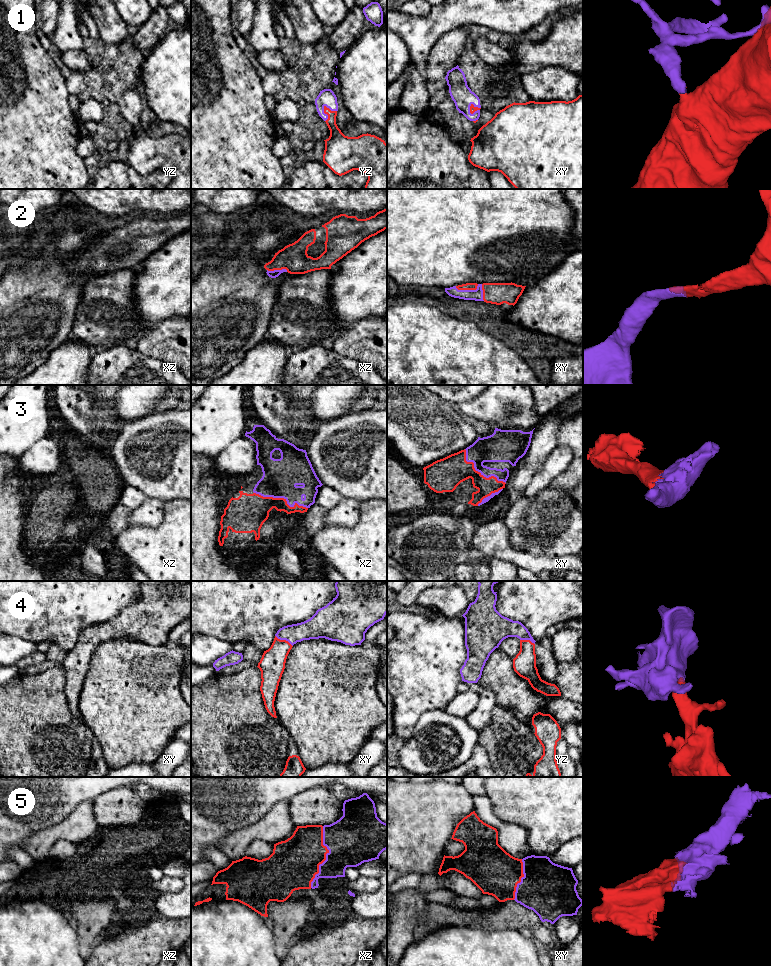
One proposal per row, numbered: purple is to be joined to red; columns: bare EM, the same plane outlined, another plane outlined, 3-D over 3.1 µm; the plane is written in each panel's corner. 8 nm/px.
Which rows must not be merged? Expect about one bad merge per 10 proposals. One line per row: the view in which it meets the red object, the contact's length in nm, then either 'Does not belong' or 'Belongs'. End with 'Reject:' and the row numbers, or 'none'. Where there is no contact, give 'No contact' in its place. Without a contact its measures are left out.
1: Touches red in yz. Shared border 140 nm. Belongs
2: Touches red in xy. Shared border 190 nm. Belongs
3: Touches red in xz. Shared border 460 nm. Belongs
4: Touches red in xy. Shared border 170 nm. Belongs
5: Touches red in xz. Shared border 500 nm. Belongs
Reject: none

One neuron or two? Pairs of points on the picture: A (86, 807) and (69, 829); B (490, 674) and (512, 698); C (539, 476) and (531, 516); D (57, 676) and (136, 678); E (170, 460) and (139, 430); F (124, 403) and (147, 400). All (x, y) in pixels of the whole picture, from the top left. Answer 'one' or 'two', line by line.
A: one
B: one
C: two
D: two
E: one
F: one

